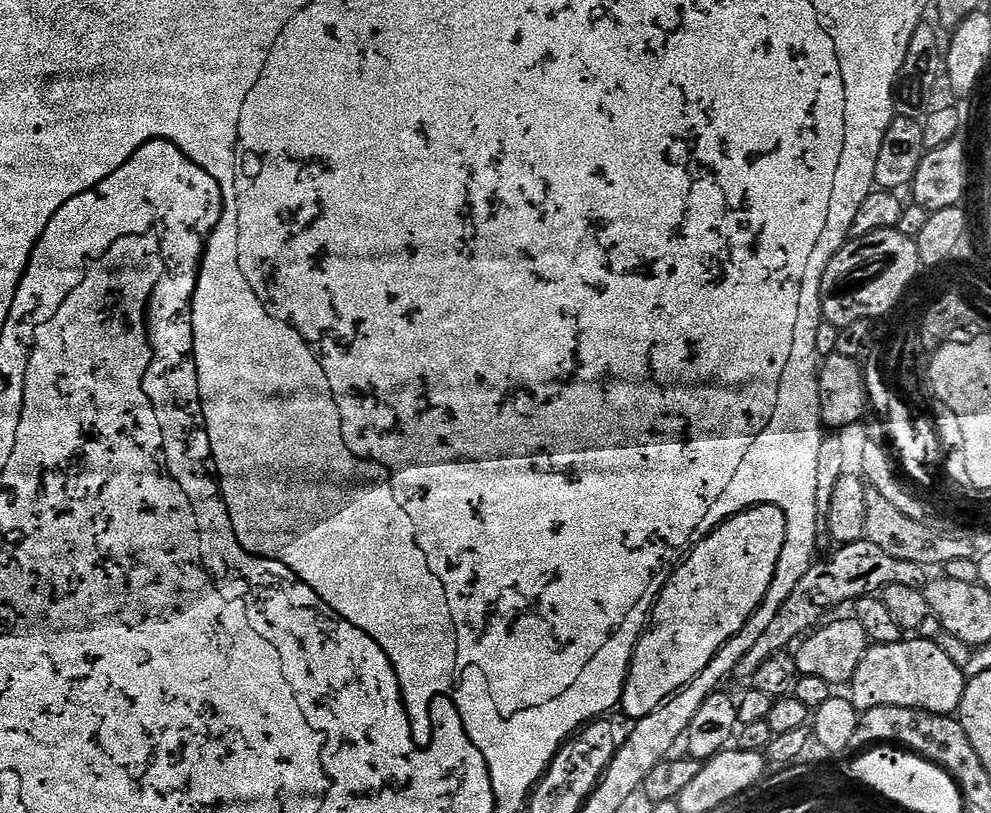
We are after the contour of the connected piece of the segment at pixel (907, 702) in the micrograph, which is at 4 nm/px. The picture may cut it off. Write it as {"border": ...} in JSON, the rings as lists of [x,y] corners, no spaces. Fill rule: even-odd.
{"border":[[[901,638],[896,644],[869,647],[850,681],[850,699],[861,714],[869,708],[921,708],[923,712],[952,716],[960,711],[965,683],[964,669],[950,662],[935,640]]]}

